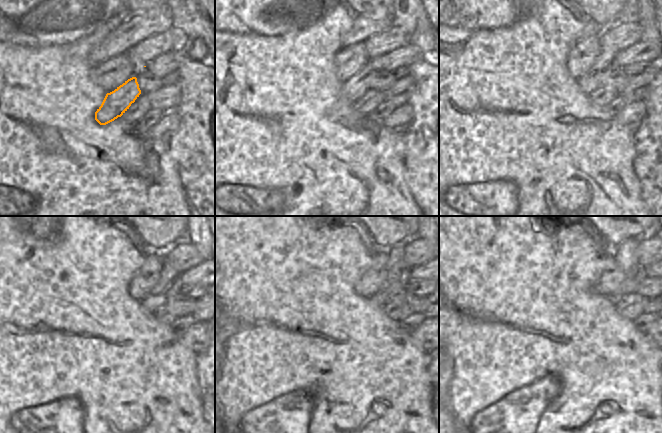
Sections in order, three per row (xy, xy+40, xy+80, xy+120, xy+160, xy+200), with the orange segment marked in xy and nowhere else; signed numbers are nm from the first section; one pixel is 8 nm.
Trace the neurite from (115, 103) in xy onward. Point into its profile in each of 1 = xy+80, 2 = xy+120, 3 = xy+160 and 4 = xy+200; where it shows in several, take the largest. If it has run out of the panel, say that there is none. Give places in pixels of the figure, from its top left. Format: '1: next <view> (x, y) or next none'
1: next xy+80 (593, 79)
2: next xy+120 (169, 284)
3: next xy+160 (397, 270)
4: next xy+200 (625, 255)

